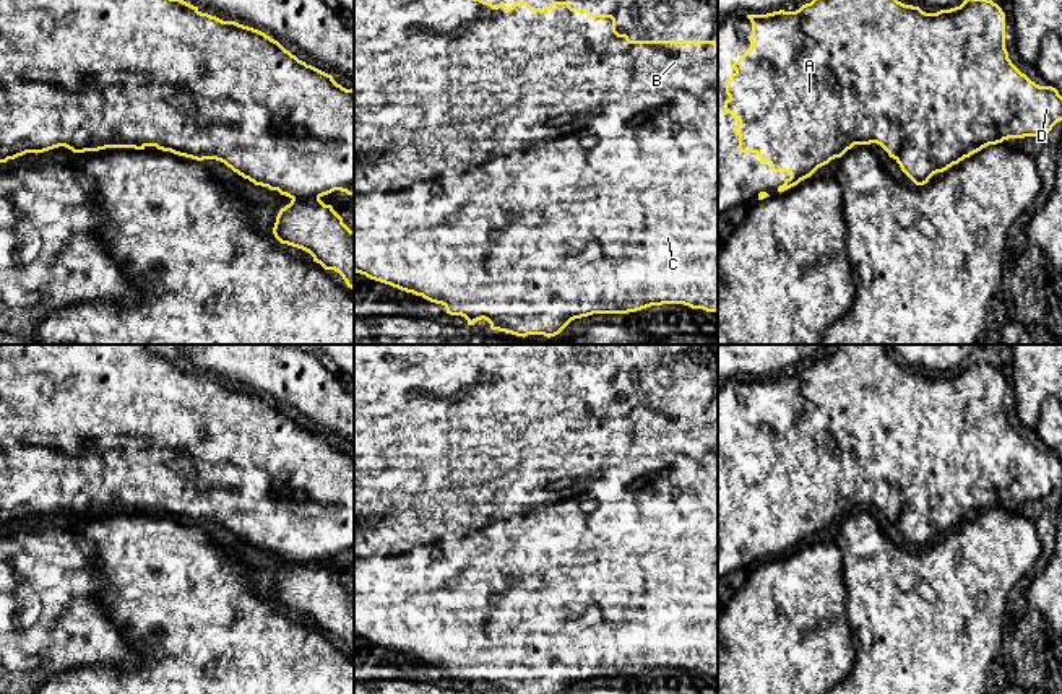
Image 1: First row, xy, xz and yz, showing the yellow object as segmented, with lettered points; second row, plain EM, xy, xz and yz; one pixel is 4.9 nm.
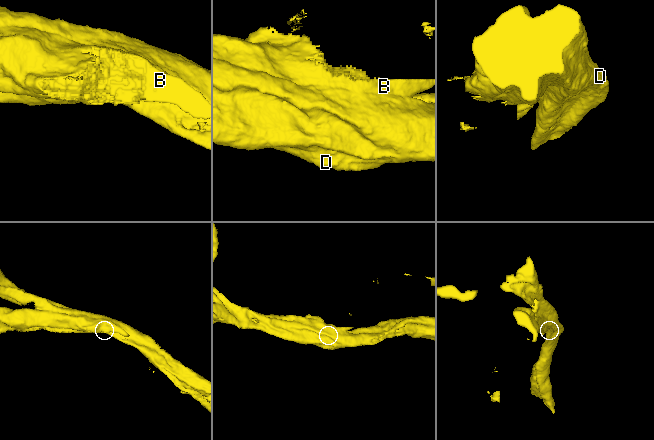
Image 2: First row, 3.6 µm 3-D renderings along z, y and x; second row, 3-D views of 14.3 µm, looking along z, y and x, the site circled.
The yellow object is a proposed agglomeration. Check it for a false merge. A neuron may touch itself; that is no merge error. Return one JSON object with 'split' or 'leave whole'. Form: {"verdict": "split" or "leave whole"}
{"verdict": "split"}

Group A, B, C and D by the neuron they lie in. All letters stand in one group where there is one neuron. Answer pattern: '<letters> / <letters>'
A B / C D

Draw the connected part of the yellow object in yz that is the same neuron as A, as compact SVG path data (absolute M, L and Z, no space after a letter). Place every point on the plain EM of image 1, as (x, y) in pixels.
M836 353L815 361L796 375L773 375L747 379L752 387L749 401L752 411L731 429L734 437L726 447L724 476L739 486L732 492L739 499L740 517L757 517L768 525L771 535L788 536L791 541L778 551L784 556L810 541L818 531L840 522L862 504L890 514L893 502L890 486L879 484L866 496L849 488L828 465L830 449L822 432L809 431L802 423L807 403L823 410L835 432L853 439L854 449L875 462L882 462L882 440L895 431L895 421L903 418L913 395L913 382L922 379L919 371L904 369L890 359L890 372L846 372L836 361Z

